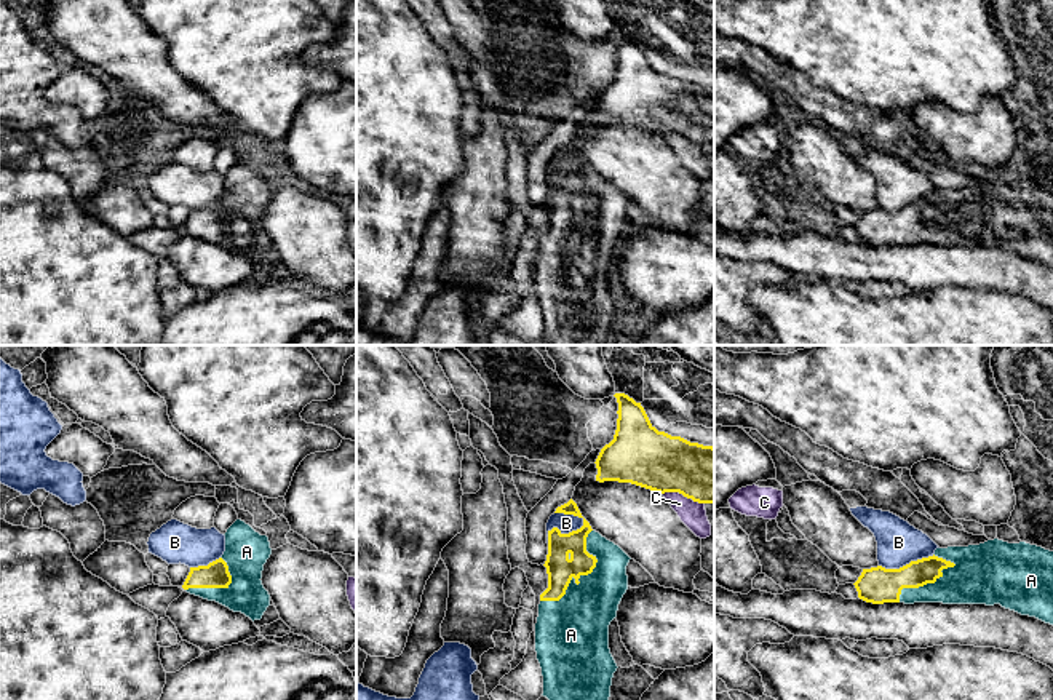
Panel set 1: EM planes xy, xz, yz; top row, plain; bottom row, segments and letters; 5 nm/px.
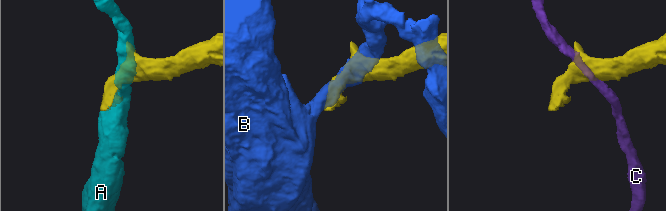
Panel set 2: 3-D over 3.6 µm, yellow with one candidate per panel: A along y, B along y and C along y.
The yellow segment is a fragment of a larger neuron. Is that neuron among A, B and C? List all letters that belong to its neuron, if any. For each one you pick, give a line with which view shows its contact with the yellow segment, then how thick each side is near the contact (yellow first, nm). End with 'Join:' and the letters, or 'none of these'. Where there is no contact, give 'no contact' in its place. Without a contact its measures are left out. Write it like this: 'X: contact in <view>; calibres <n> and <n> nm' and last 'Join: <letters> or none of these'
A: contact in xz; calibres 140 and 300 nm
Join: A

